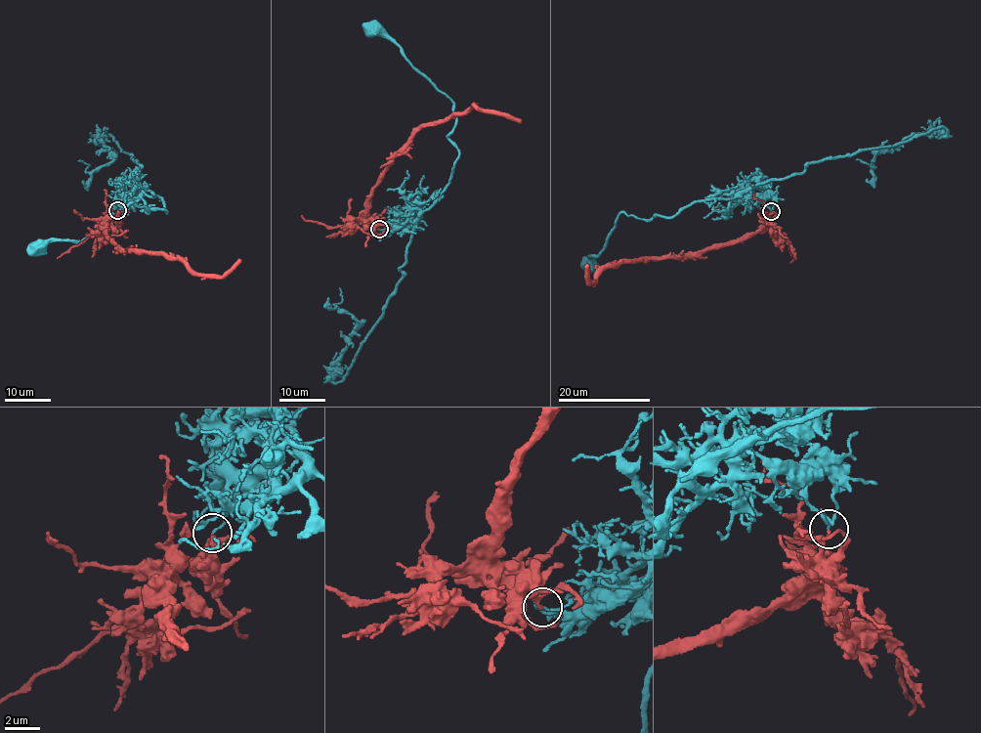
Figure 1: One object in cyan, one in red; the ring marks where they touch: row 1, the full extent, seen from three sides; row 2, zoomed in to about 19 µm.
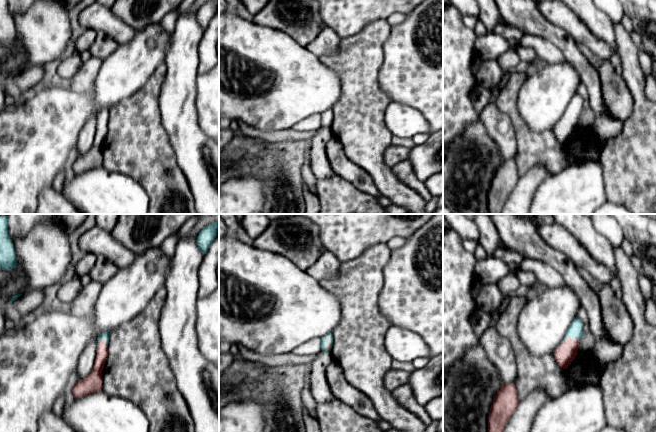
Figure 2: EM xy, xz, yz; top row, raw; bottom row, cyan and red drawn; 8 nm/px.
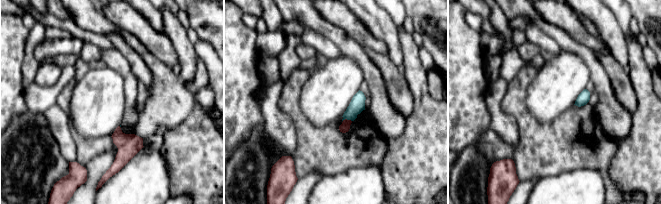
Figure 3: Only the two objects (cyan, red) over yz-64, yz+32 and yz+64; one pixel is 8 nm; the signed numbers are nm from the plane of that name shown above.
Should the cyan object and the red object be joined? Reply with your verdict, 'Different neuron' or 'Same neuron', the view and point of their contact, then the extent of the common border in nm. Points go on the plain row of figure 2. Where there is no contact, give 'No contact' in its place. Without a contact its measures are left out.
Different neuron. Touches cyan at yz (568, 112). Shared border 160 nm

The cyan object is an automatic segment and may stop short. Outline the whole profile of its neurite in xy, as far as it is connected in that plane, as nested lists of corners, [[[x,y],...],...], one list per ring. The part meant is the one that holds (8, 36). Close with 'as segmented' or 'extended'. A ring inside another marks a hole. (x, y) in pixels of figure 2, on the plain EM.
[[[0,0],[0,44],[11,46],[17,41],[17,33],[8,10],[8,0]]]; as segmented

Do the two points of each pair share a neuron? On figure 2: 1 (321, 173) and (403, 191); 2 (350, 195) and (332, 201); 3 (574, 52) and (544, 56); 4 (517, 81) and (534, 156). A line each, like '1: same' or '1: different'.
1: different
2: same
3: different
4: same

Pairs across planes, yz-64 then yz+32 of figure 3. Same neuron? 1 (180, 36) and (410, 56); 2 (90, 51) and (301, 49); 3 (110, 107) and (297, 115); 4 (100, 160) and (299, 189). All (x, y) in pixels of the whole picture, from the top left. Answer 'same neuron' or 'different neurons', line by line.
1: same neuron
2: same neuron
3: different neurons
4: same neuron

